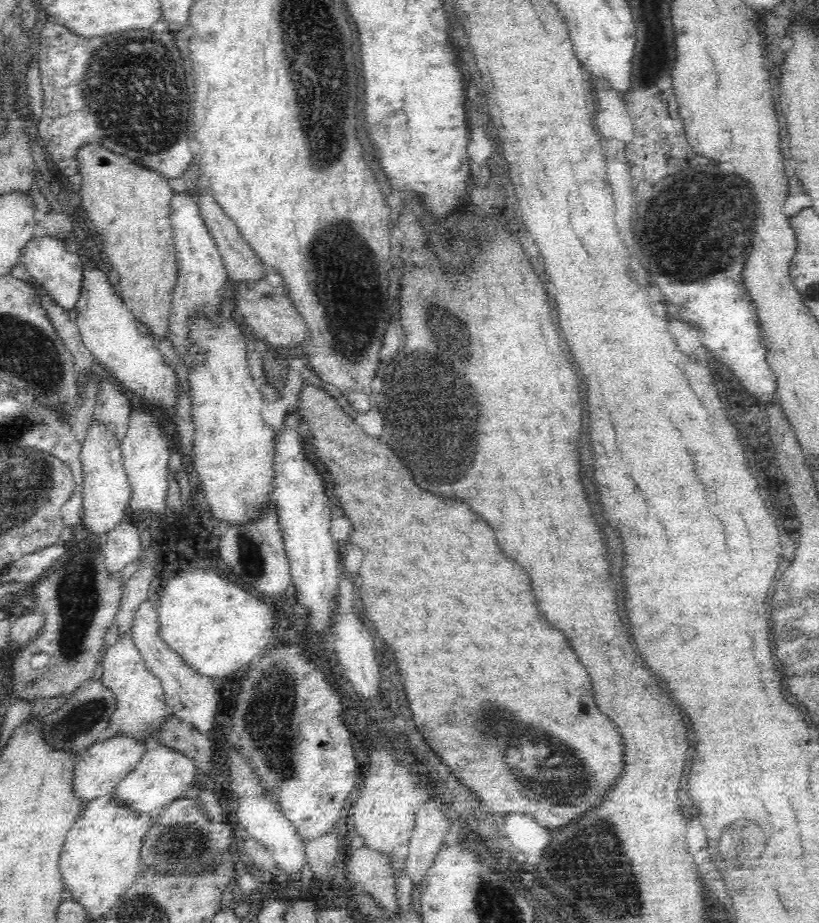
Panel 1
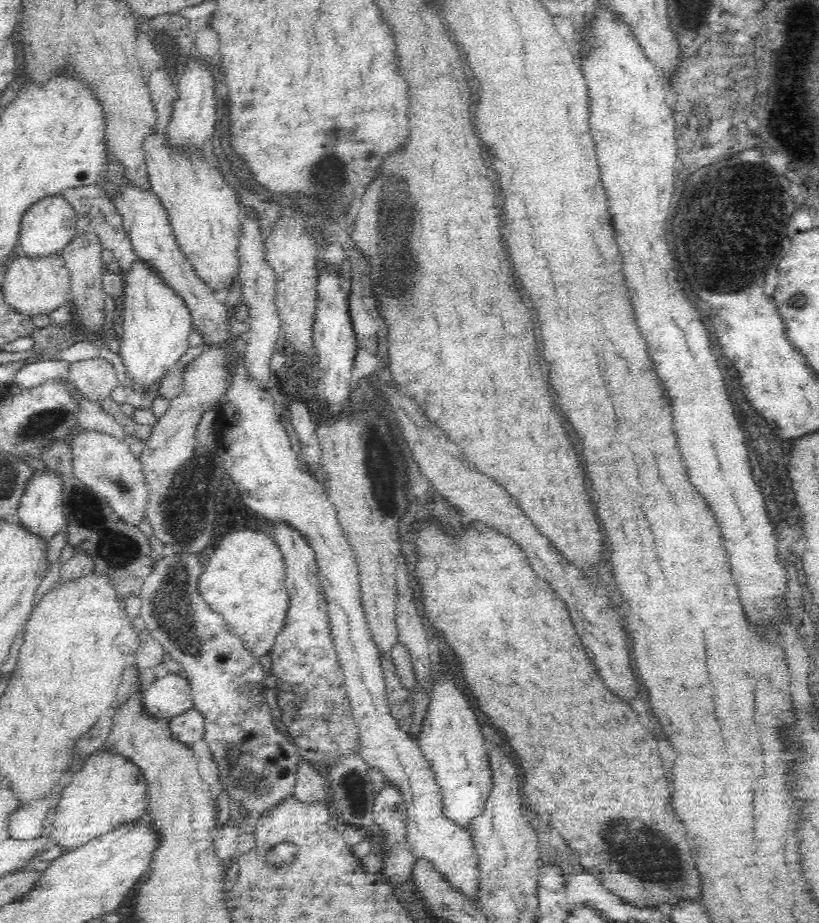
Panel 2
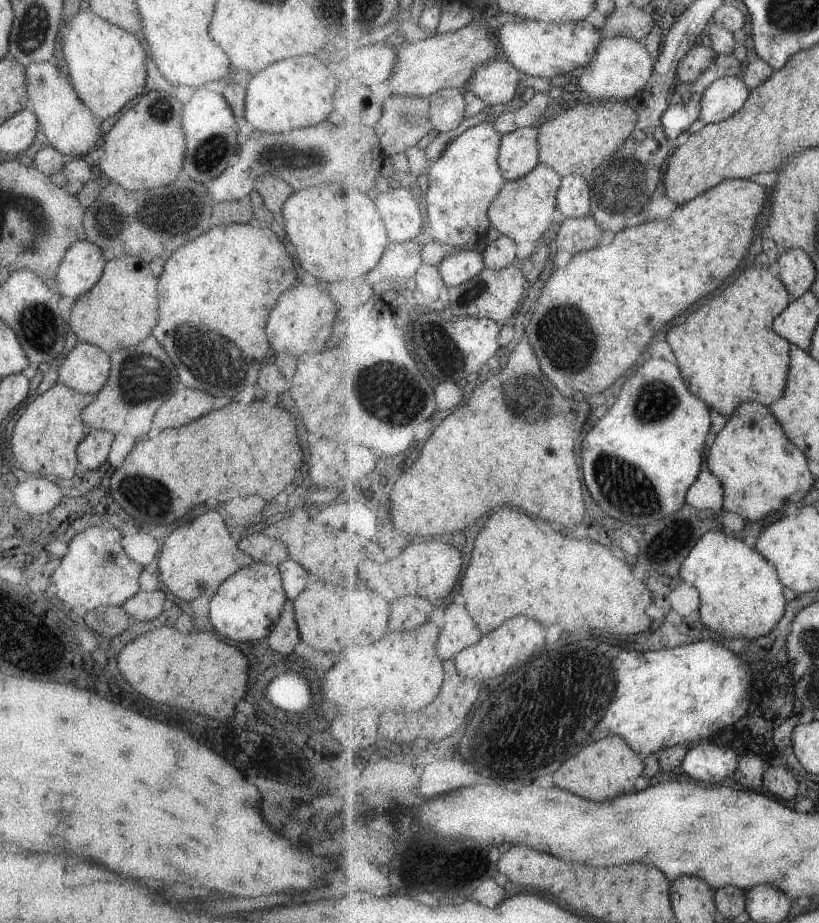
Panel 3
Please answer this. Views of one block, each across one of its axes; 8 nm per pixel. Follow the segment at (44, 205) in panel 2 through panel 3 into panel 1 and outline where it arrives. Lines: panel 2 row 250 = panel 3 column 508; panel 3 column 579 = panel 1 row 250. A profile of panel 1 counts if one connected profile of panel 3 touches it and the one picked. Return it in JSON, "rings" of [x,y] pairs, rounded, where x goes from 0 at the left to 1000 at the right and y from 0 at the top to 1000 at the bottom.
{"rings":[[[71,257],[42,258],[37,260],[23,277],[23,285],[33,297],[61,320],[70,330],[87,337],[96,323],[104,300],[104,287],[95,275],[83,273],[81,264]]]}

